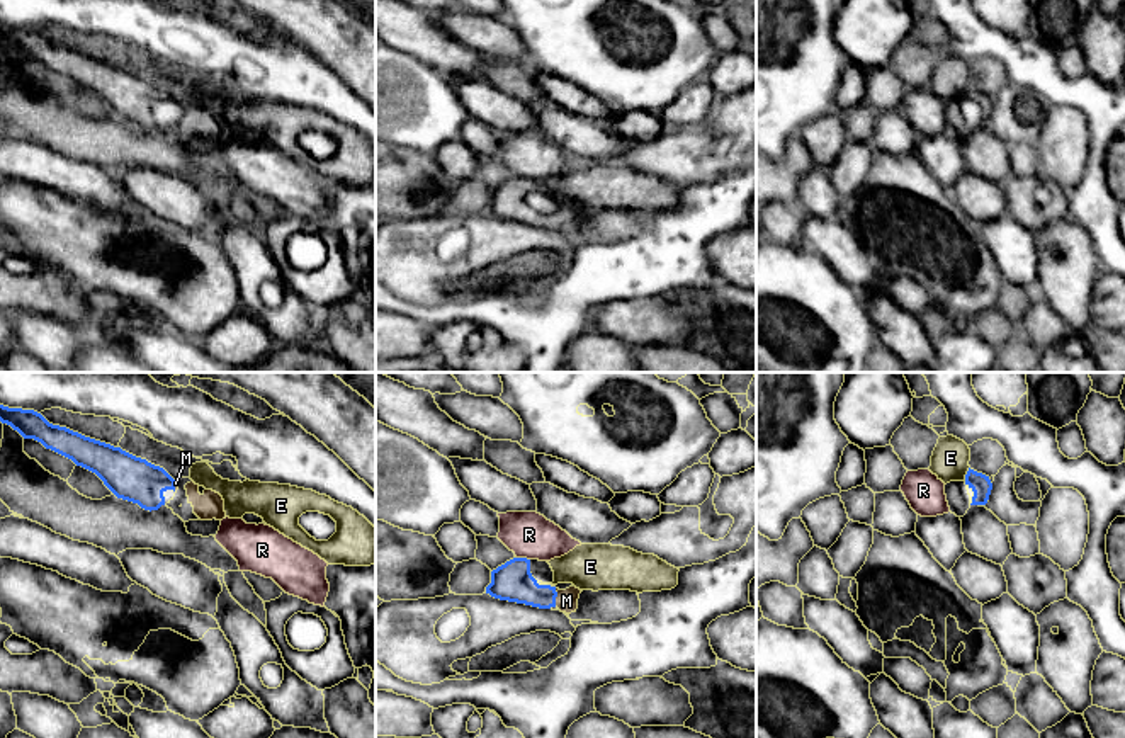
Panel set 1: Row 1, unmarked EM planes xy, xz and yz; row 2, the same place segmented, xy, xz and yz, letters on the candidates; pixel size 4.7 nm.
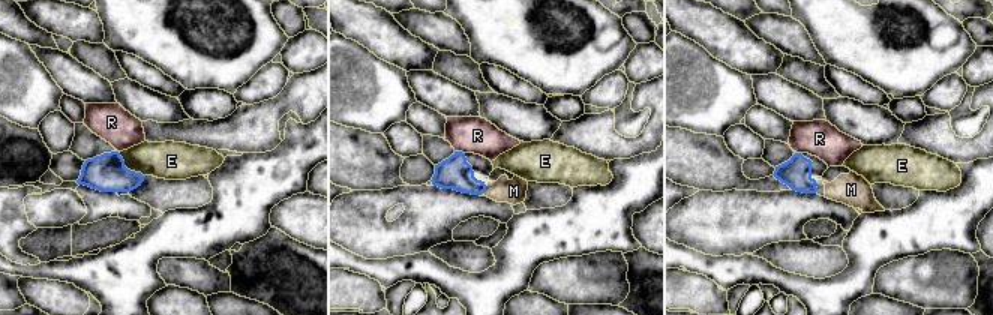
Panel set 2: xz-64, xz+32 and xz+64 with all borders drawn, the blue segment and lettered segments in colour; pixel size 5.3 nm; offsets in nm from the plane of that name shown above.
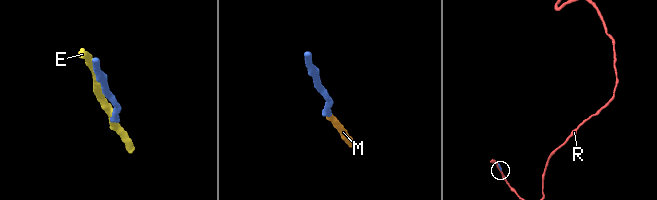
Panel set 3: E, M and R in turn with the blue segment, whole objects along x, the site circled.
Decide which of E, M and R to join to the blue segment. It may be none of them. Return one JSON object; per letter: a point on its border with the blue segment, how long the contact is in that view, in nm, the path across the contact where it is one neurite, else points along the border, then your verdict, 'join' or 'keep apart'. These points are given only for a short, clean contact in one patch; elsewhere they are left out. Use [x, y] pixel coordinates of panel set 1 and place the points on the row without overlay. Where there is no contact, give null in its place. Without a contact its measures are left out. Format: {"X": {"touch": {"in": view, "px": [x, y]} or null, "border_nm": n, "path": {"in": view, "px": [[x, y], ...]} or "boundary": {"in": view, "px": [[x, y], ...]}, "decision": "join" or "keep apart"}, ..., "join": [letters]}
{"E": {"touch": {"in": "yz", "px": [967, 92]}, "border_nm": 80, "boundary": {"in": "yz", "px": [[969, 85], [964, 99]]}, "decision": "keep apart"}, "M": {"touch": {"in": "xz", "px": [556, 215]}, "border_nm": 90, "path": {"in": "xz", "px": [[514, 201], [536, 215], [556, 215], [566, 220]]}, "decision": "join"}, "R": {"touch": {"in": "xz", "px": [524, 177]}, "border_nm": 70, "boundary": {"in": "xz", "px": [[517, 175], [529, 179]]}, "decision": "keep apart"}, "join": ["M"]}

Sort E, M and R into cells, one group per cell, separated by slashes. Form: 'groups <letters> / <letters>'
groups E / M / R

